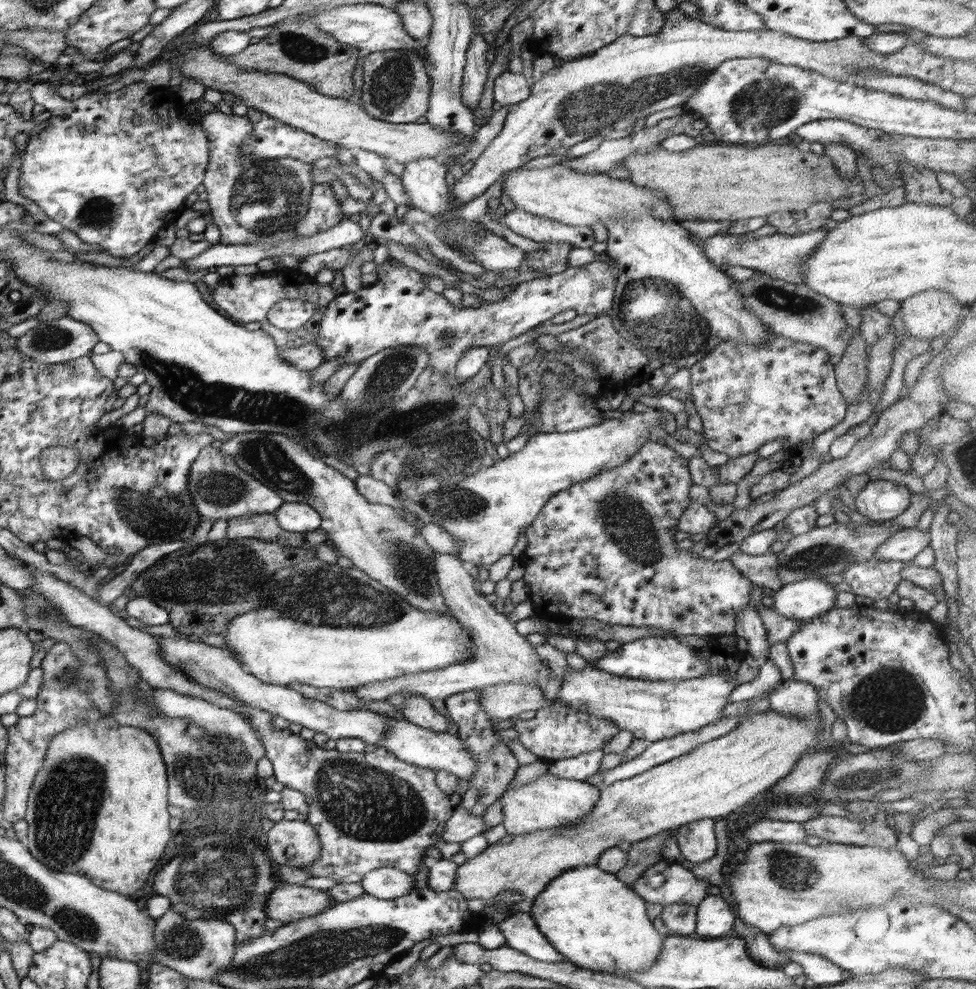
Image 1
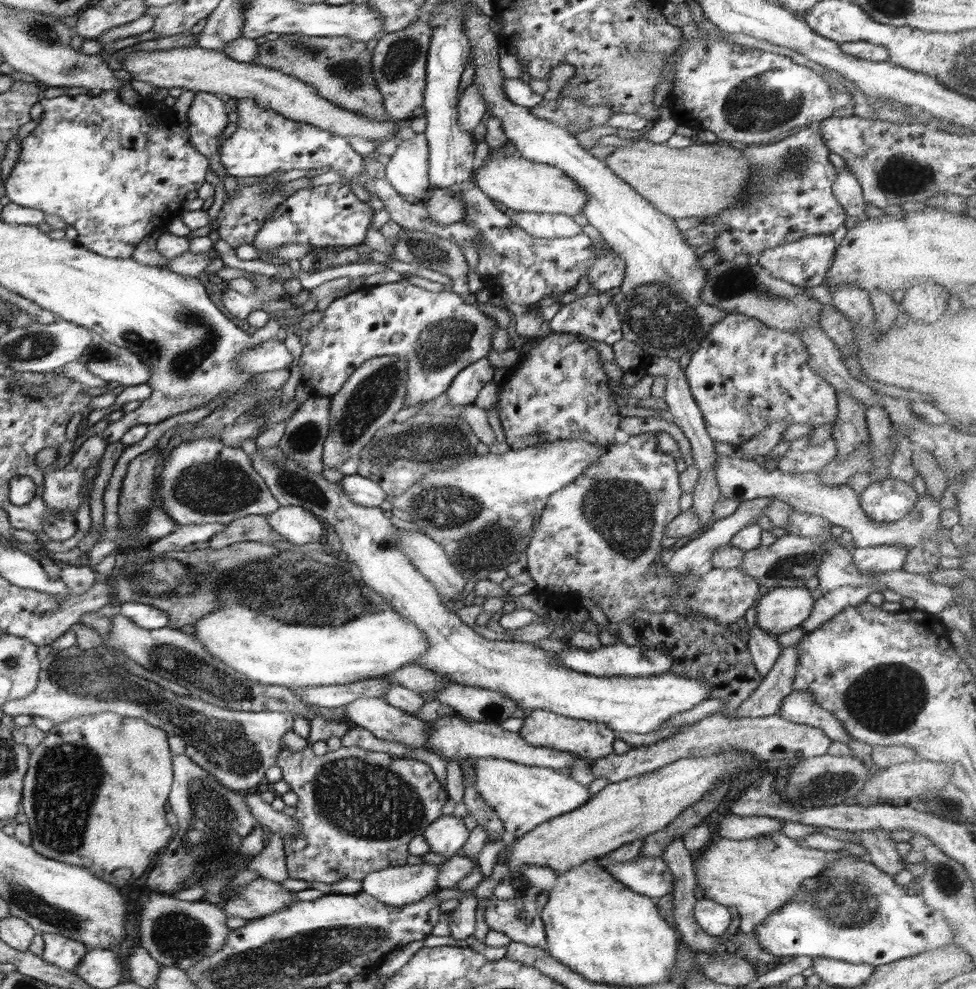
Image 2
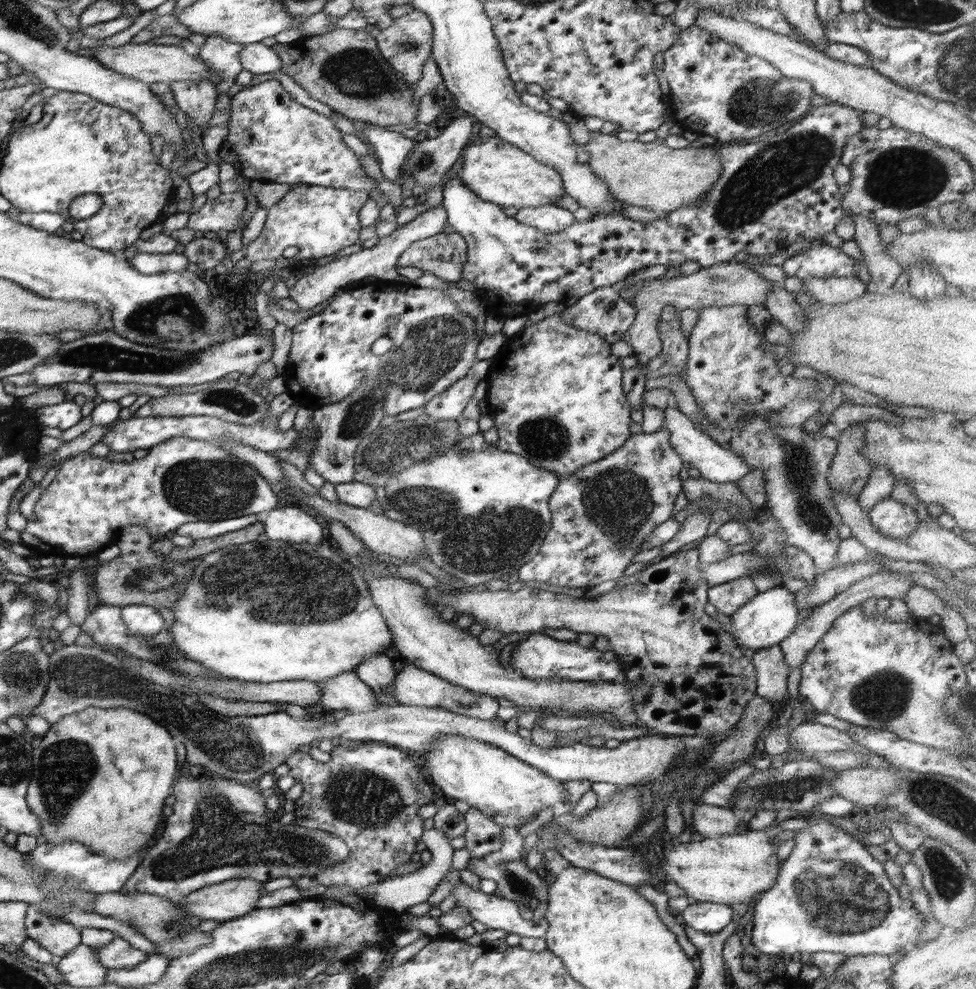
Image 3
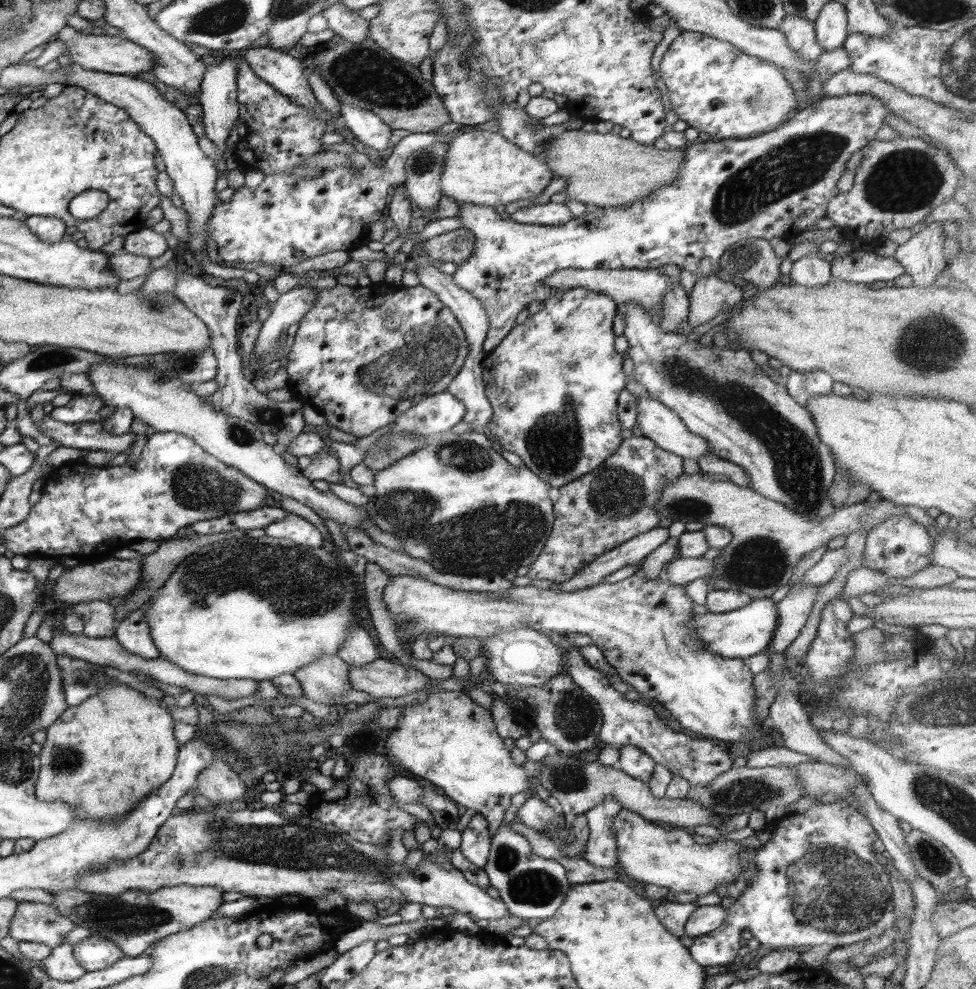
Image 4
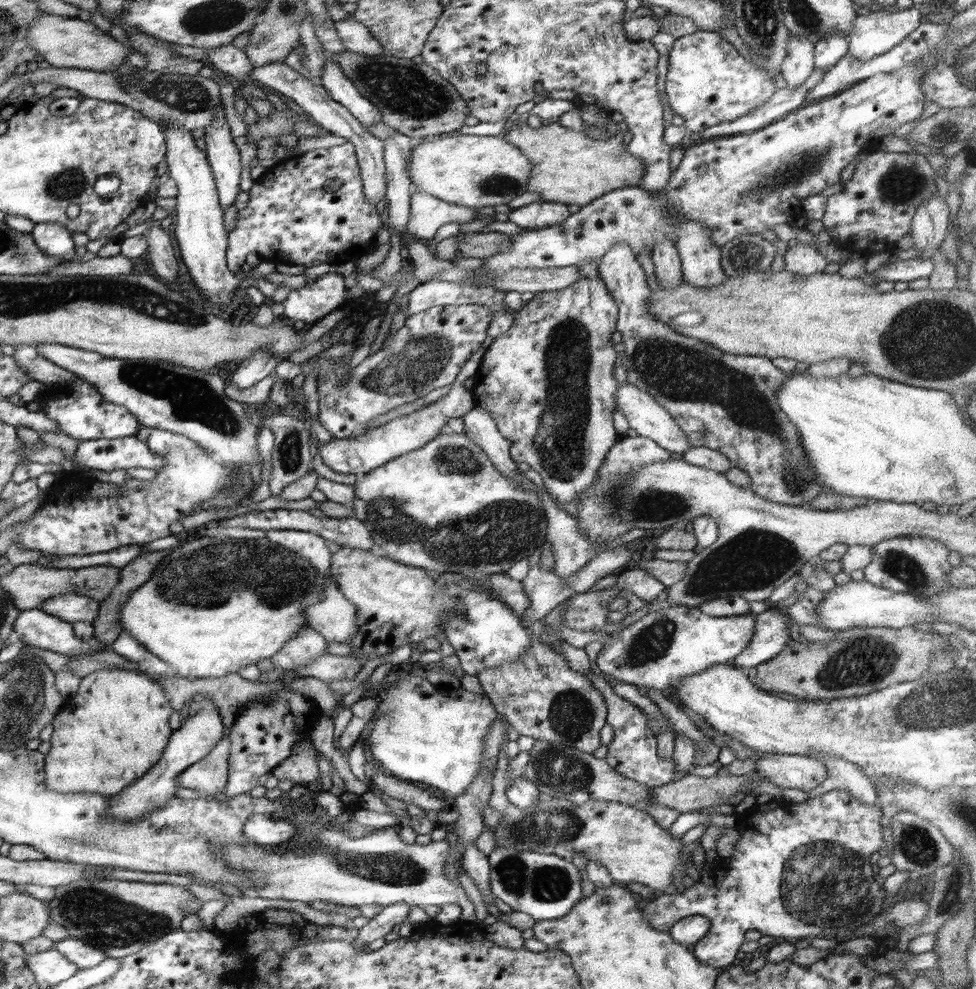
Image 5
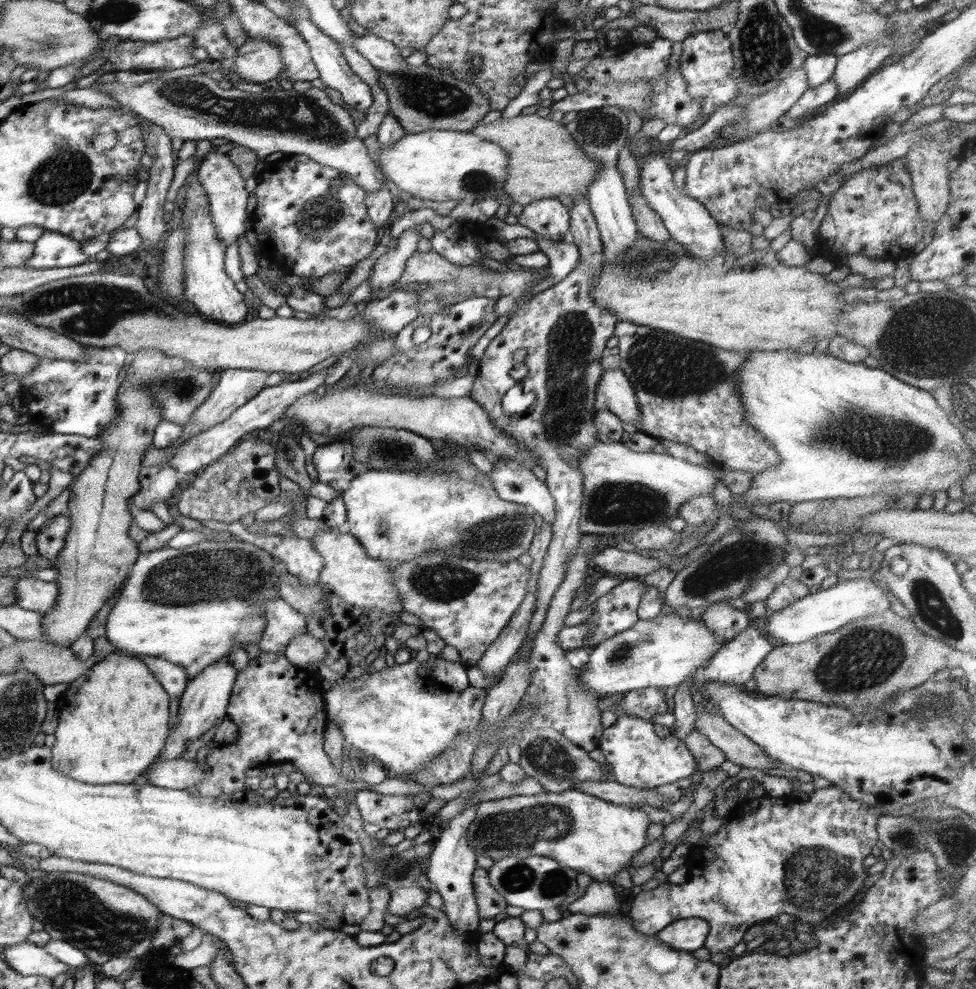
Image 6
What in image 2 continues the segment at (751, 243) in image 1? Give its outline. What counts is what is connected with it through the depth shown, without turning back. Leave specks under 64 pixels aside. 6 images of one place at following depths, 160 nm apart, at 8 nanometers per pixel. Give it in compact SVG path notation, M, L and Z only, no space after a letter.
M817 234L802 237L794 242L763 250L758 255L757 264L769 270L774 278L789 282L803 289L809 289L825 282L825 274L832 264L836 247L837 244L832 235Z

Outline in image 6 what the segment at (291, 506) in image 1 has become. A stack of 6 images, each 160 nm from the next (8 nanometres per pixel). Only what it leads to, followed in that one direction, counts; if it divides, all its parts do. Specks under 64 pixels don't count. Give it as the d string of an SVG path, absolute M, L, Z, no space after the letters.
M250 534L248 542L267 550L276 559L282 561L287 571L297 576L301 583L311 585L318 582L324 568L322 555L315 550L313 542L308 539L282 538L265 534Z

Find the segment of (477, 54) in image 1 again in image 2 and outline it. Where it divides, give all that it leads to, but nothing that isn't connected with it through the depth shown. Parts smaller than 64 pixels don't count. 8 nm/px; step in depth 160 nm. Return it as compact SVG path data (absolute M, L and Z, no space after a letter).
M473 82L464 88L458 101L458 120L461 127L467 131L478 126L478 123L486 116L487 102L479 91L479 86Z

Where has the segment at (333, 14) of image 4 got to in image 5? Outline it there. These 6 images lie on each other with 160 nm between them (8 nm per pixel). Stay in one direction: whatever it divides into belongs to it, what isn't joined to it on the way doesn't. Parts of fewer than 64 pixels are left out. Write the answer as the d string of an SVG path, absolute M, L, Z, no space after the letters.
M351 15L335 22L335 29L346 51L364 56L386 56L384 47L376 41L369 28Z

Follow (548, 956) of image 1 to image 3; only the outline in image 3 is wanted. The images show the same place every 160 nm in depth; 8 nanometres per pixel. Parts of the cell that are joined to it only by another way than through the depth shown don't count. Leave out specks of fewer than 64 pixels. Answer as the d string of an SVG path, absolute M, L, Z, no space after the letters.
M462 881L455 886L449 896L455 898L456 906L468 908L474 921L480 921L488 929L504 930L509 934L536 939L543 938L549 928L546 918L525 920L520 914L518 903L484 894L480 889L472 891Z

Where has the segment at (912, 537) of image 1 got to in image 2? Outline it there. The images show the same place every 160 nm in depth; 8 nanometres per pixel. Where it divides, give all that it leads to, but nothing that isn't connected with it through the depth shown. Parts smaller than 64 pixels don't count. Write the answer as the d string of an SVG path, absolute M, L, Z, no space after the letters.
M900 545L868 546L850 551L853 562L867 575L897 571L903 568L909 550Z

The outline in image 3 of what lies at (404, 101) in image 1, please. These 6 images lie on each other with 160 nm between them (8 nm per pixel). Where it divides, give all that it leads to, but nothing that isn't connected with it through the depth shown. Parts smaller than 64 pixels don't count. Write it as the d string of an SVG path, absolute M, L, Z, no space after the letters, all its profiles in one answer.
M414 8L412 12L395 18L392 26L381 30L375 42L378 44L380 55L384 56L396 74L408 84L416 84L422 78L422 68L426 60L432 55L433 26L425 12Z

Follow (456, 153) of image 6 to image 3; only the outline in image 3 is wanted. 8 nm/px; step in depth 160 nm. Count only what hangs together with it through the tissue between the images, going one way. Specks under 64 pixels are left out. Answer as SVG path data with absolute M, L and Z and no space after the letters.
M475 122L469 138L472 143L463 148L464 163L458 173L462 184L468 186L472 193L486 202L503 208L515 206L517 209L554 205L565 194L563 180L555 168L538 162L533 156L497 136L482 138L478 135L478 139L475 139L481 126L480 122Z

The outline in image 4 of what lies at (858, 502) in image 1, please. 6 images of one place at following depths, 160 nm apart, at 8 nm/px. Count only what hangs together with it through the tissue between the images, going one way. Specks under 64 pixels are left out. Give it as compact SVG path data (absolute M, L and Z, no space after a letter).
M892 515L884 522L876 524L867 532L865 554L867 560L864 566L875 571L881 571L895 579L905 579L922 570L925 566L932 565L931 550L933 539L928 534L926 527L916 524L908 515Z

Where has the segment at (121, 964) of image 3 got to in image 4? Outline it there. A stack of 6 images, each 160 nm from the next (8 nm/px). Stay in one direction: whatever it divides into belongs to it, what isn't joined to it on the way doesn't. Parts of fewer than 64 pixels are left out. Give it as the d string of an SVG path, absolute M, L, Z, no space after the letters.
M92 935L90 938L79 941L72 946L76 958L87 972L104 970L118 962L120 957L125 956L125 952L120 950L114 942Z

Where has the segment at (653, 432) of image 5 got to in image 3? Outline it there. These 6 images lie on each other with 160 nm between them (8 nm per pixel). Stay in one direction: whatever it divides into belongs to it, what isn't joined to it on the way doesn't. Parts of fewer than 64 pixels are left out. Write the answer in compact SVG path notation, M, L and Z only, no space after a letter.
M671 403L664 412L664 423L662 423L662 430L668 432L670 437L670 446L682 458L682 461L690 464L692 468L700 471L702 477L710 482L718 482L724 484L731 482L732 484L739 484L739 482L752 472L752 468L748 464L744 464L744 460L740 456L736 456L734 452L724 449L720 444L716 443L712 437L704 434L691 419L684 415L680 410Z

